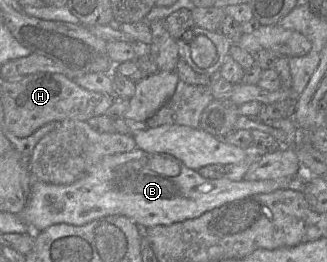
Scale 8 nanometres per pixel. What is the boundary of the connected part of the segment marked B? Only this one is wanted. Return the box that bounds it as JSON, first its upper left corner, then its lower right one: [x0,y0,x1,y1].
[17,148,305,232]

